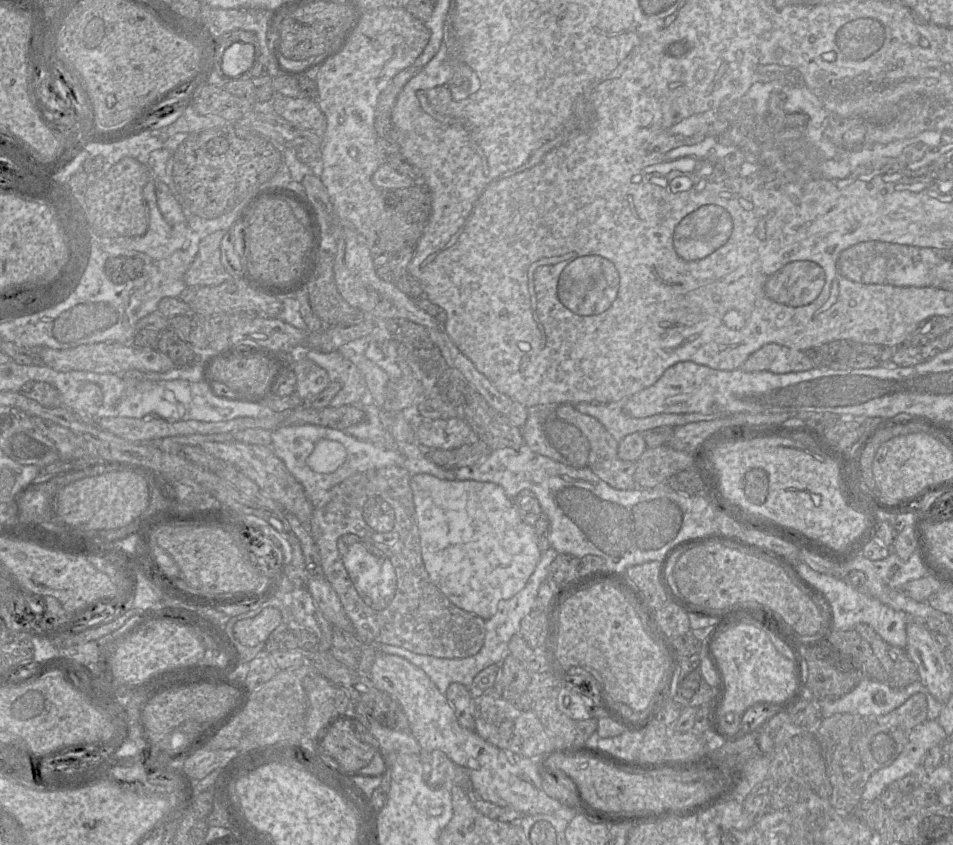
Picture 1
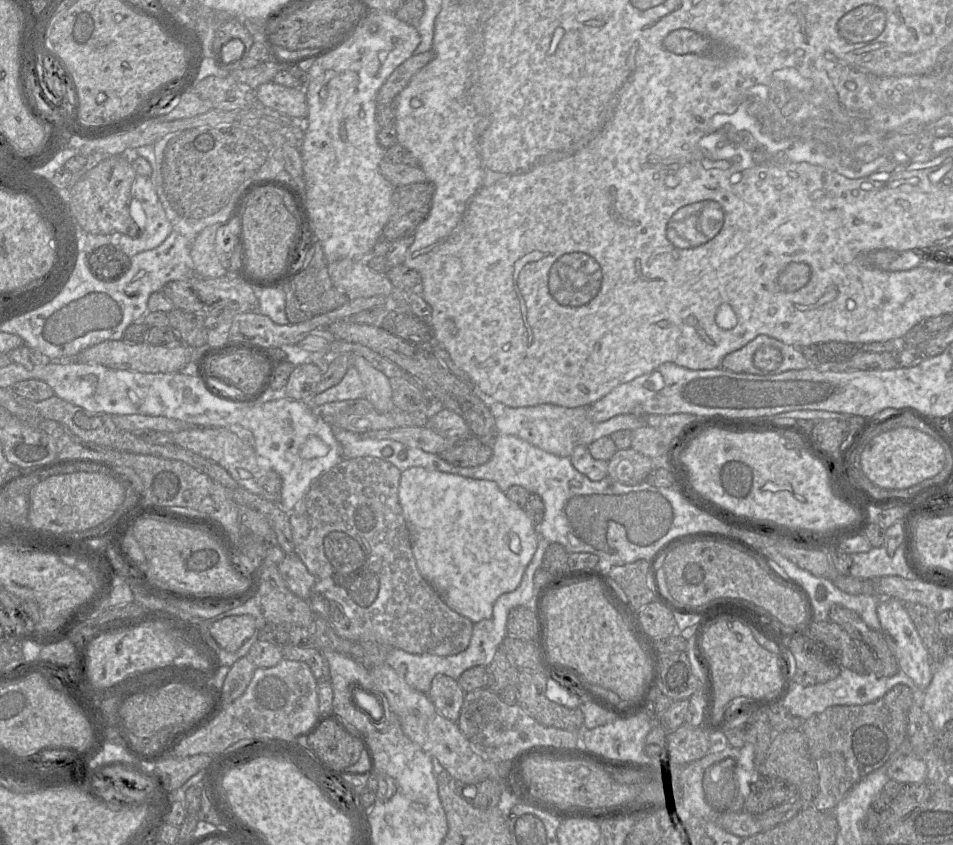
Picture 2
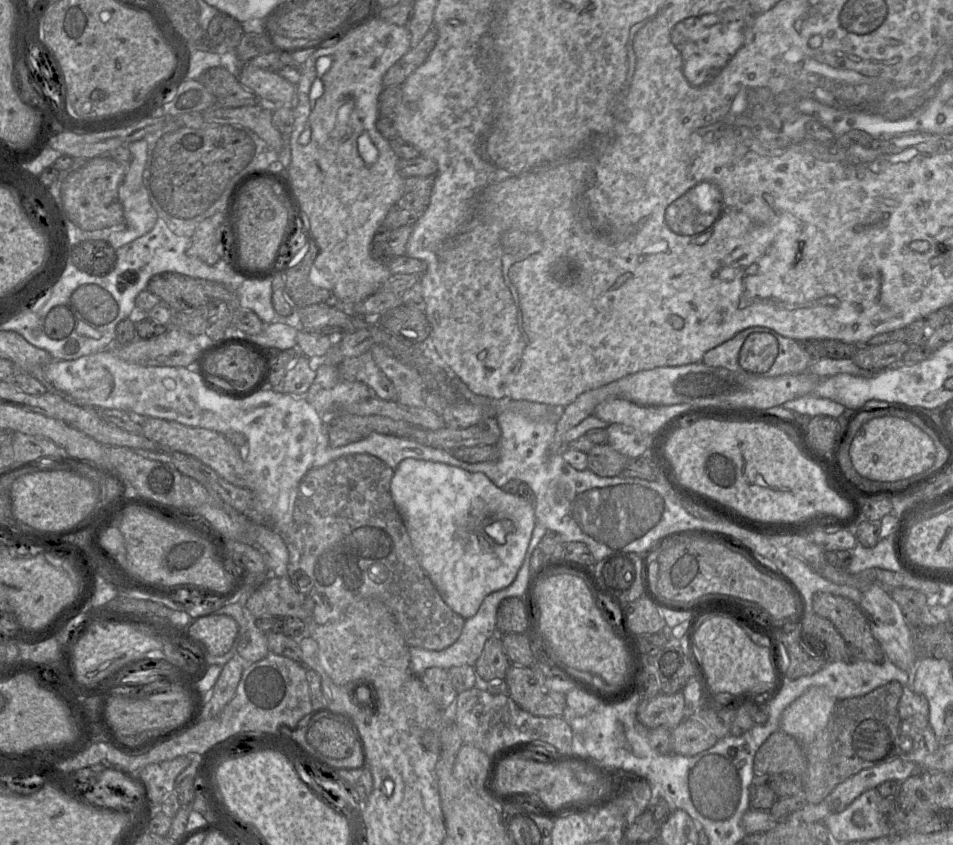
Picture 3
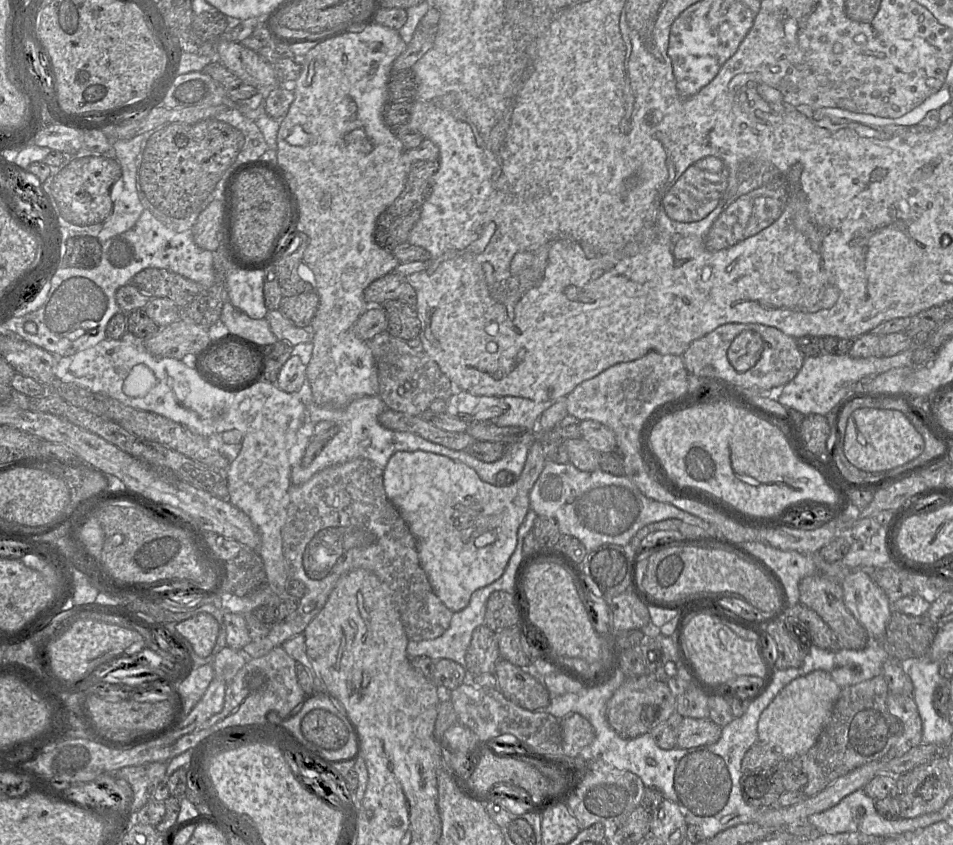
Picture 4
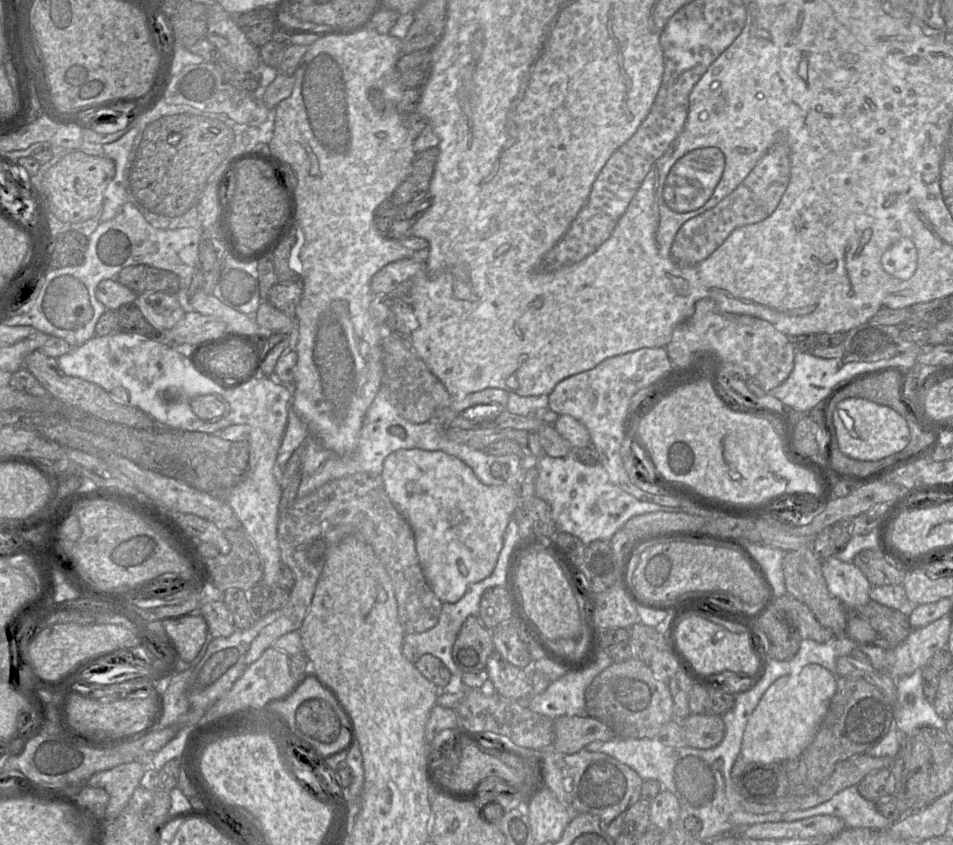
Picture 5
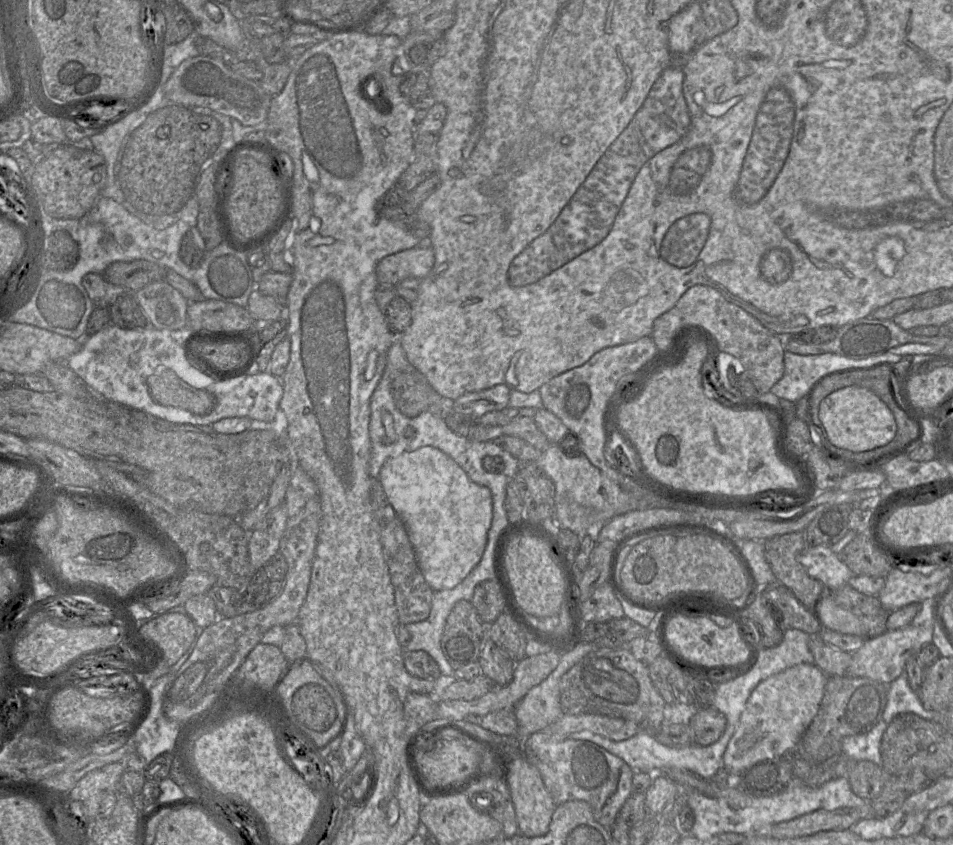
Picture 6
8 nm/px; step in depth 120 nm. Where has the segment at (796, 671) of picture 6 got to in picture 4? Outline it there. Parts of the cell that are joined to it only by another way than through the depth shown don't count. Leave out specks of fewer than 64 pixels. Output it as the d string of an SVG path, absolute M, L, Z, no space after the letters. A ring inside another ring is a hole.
M824 670L794 678L762 711L757 724L758 741L773 746L786 760L799 758L816 743L840 693L840 686Z

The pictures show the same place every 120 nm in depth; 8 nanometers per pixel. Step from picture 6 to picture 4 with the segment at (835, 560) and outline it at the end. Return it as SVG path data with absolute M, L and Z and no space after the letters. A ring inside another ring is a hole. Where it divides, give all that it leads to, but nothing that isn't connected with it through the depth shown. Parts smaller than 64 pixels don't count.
M865 570L850 571L840 582L844 604L868 636L882 642L893 604Z

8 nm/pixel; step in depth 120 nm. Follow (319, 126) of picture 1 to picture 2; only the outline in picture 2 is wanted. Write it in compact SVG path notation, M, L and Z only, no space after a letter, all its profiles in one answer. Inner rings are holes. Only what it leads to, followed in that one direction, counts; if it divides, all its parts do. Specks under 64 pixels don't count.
M273 81L255 90L259 104L276 110L295 121L303 122L308 115L304 89L286 87Z

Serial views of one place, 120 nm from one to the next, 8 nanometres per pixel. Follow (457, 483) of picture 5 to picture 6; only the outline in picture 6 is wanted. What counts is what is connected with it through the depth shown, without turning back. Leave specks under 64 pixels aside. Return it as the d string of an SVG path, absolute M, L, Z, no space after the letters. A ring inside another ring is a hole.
M424 446L386 460L378 481L404 523L418 566L433 591L456 587L480 562L492 524L491 491L470 480L441 450Z

